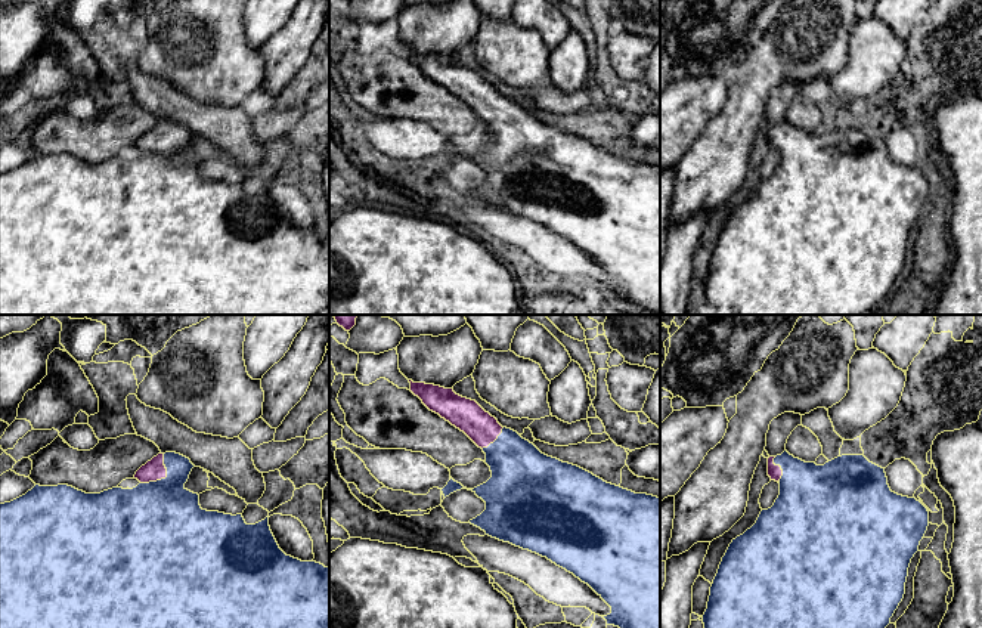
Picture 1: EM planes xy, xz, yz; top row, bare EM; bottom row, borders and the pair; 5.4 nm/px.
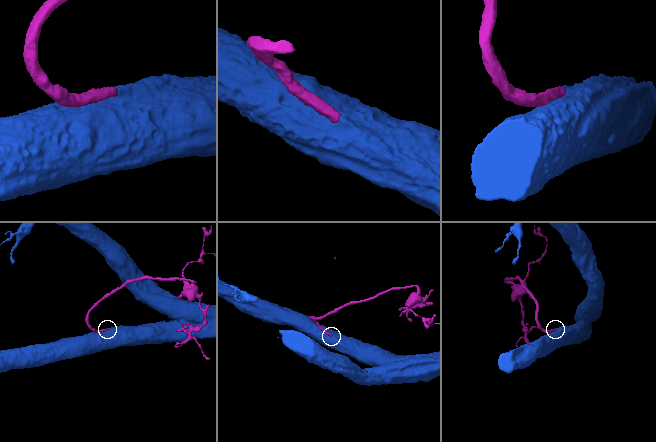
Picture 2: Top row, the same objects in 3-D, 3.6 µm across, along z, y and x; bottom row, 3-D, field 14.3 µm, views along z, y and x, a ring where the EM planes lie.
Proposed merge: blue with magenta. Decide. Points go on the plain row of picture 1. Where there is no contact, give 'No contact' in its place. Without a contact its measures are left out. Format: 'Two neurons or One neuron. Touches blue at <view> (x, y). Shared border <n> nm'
One neuron. Touches blue at xy (166, 147). Shared border 220 nm

